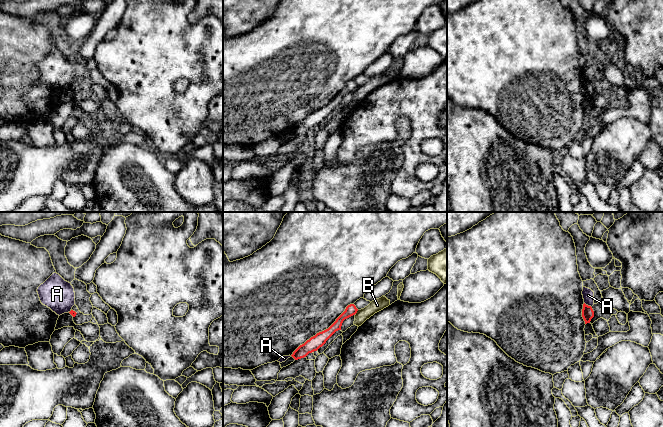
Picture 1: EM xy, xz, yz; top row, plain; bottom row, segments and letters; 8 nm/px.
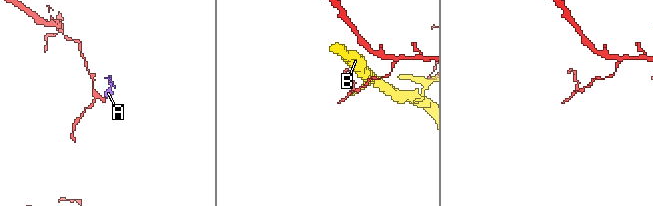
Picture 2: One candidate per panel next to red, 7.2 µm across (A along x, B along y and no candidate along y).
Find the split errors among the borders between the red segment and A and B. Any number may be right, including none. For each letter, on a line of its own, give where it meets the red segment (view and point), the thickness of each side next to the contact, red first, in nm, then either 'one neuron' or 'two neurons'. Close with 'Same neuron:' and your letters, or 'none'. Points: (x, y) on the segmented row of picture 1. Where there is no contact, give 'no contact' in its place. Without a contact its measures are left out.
A: meets red in yz at (587, 305); 100 nm thick on the red side, 100 nm on the other; two neurons
B: meets red in xz at (356, 312); 90 nm thick on the red side, 100 nm on the other; two neurons
Same neuron: none

